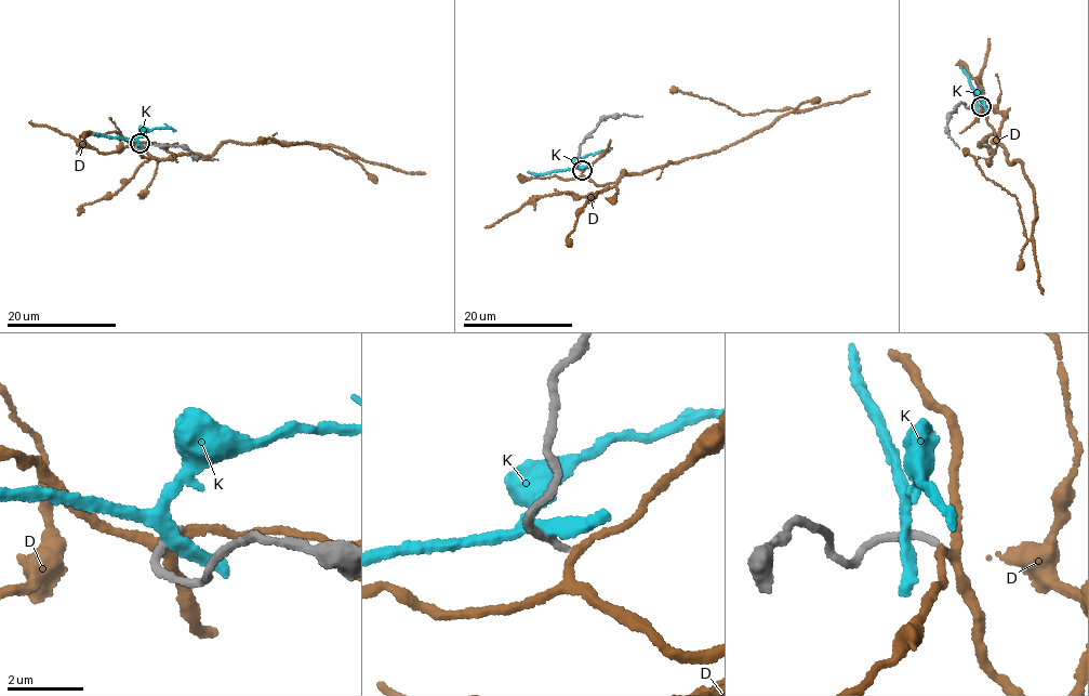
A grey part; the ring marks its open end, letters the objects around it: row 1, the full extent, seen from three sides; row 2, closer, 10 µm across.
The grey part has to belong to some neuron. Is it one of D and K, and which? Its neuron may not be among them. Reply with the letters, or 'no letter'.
D

